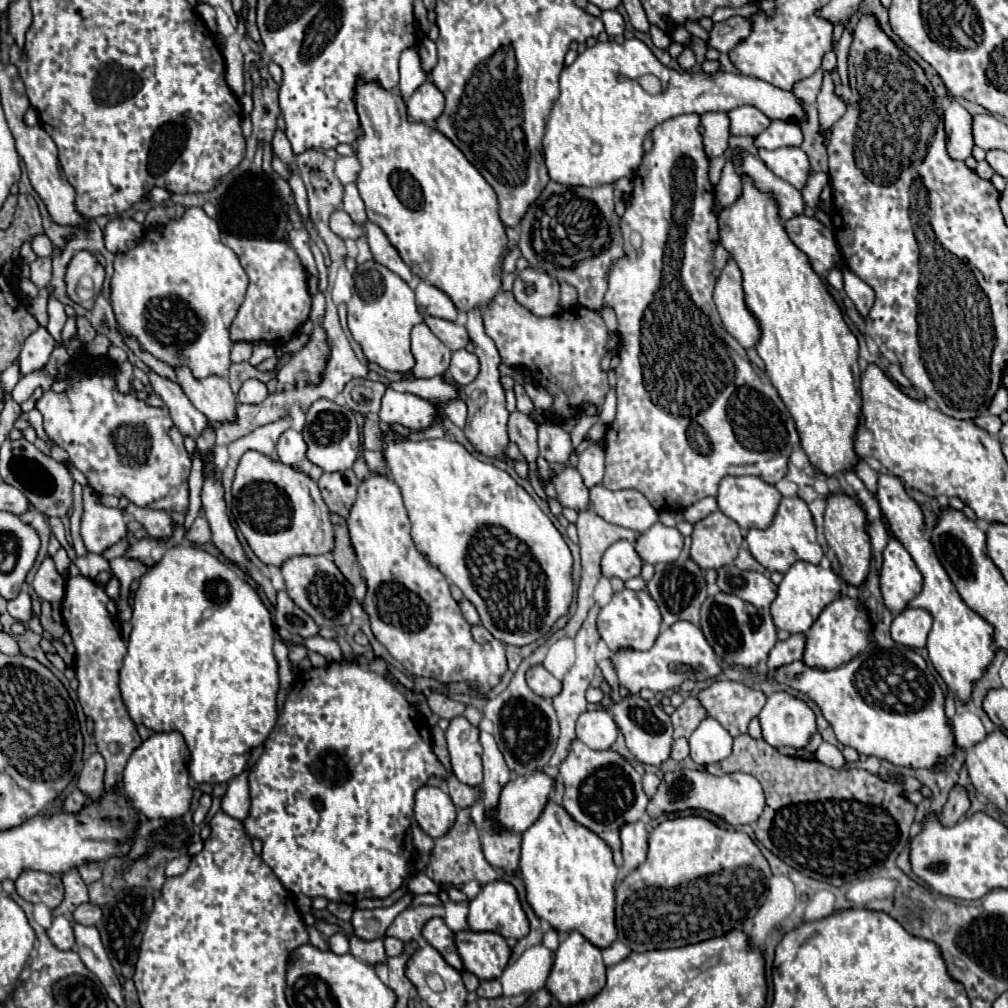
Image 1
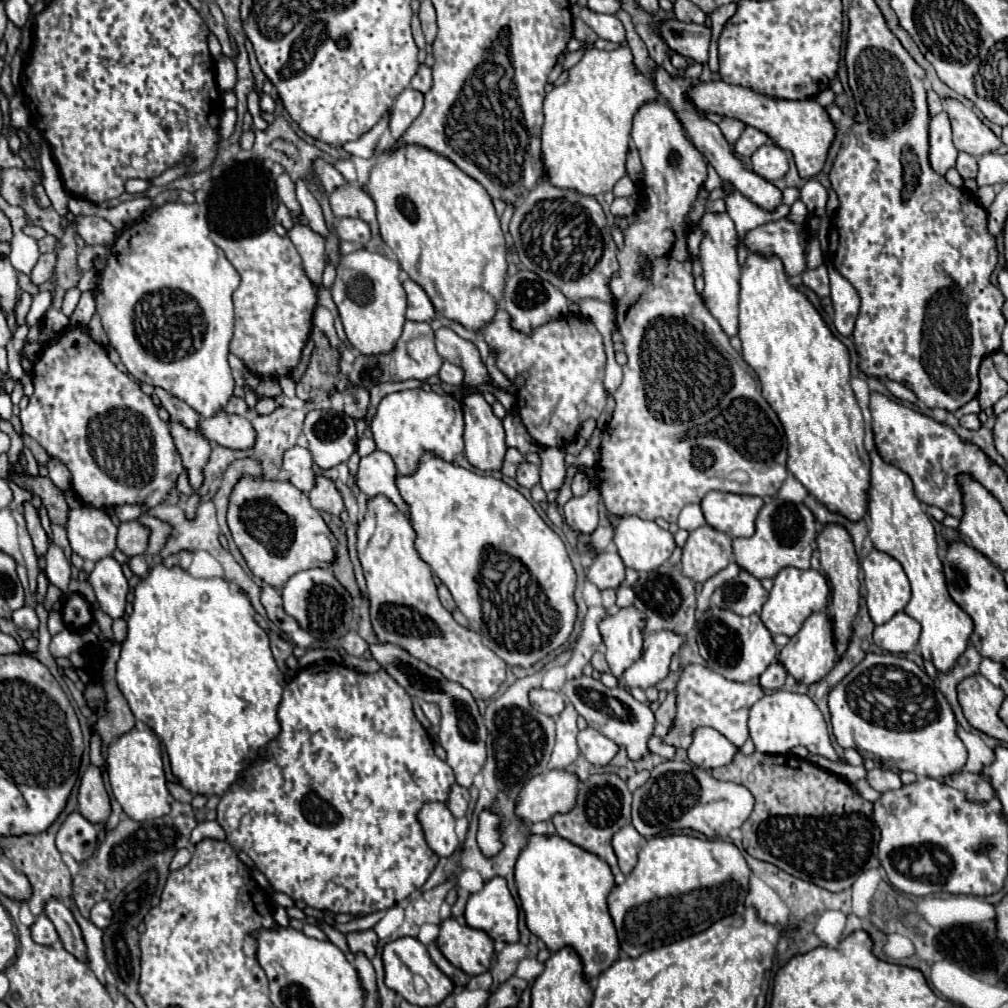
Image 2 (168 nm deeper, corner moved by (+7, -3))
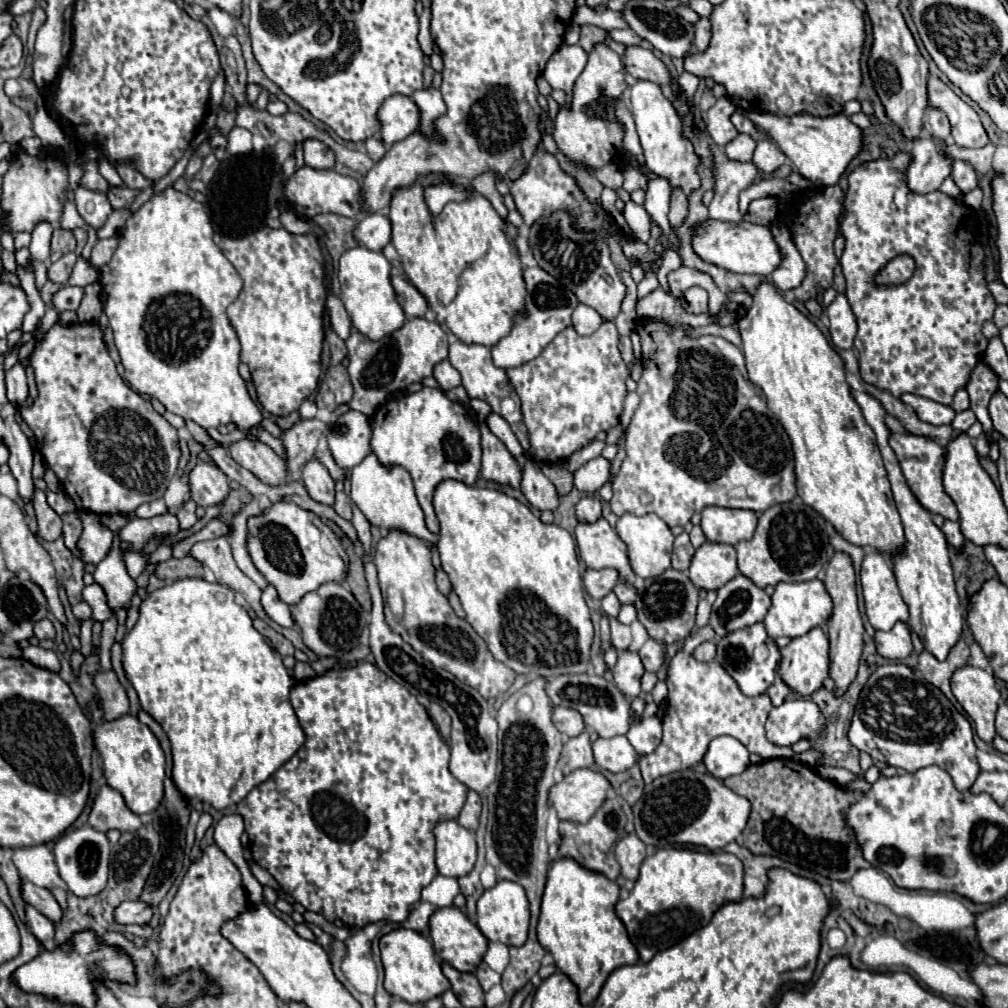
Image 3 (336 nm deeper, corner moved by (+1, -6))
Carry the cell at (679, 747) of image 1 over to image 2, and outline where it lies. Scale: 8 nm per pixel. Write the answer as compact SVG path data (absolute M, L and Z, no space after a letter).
M652 735L652 737L648 739L648 749L650 749L650 753L656 753L656 755L666 757L666 759L672 759L674 753L676 753L676 749L670 749L670 747L668 747L660 737L656 737L656 735Z

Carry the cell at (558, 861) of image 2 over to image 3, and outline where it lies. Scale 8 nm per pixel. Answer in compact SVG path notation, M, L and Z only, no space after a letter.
M556 858L548 866L546 888L544 888L542 904L540 904L538 940L554 956L556 968L560 972L568 974L570 980L578 986L582 1004L592 1004L596 1000L602 984L606 982L606 978L612 970L616 970L624 964L638 962L638 952L636 952L634 944L630 942L622 920L614 912L614 904L618 902L618 894L620 894L620 886L614 880L608 880L604 874L580 866L572 858Z

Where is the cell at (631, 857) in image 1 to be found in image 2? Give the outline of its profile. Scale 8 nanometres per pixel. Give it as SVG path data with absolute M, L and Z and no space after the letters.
M632 825L622 827L622 829L612 837L612 847L614 847L614 853L616 853L616 857L618 857L620 871L622 871L624 875L628 875L628 873L634 869L642 841L644 841L644 839L640 837L640 833L638 833Z

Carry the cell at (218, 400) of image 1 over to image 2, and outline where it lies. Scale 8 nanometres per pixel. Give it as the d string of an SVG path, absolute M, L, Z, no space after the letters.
M226 411L218 413L218 417L200 419L200 429L204 437L214 441L216 445L234 451L248 451L256 443L256 431L250 419L240 415L228 415Z

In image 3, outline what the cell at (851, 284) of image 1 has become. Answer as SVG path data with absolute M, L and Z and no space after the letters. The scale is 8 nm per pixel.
M836 294L834 302L826 308L826 314L830 318L830 336L836 348L850 348L854 344L856 336L856 316L848 304L846 294Z

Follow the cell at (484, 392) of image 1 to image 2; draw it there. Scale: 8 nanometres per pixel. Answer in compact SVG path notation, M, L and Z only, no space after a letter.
M468 395L464 399L464 443L466 459L480 471L496 471L502 467L506 443L504 427L494 417L490 405L480 395Z

